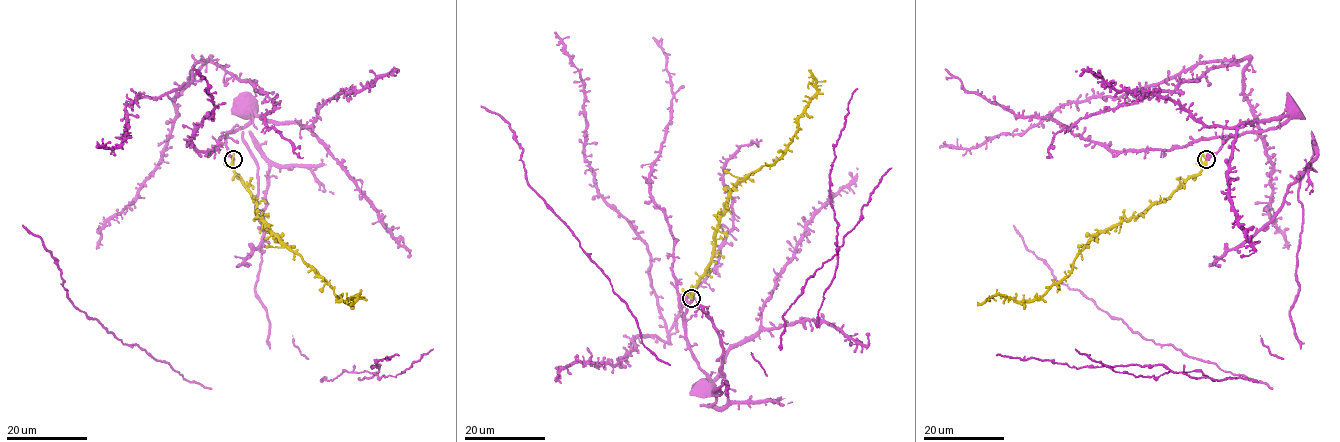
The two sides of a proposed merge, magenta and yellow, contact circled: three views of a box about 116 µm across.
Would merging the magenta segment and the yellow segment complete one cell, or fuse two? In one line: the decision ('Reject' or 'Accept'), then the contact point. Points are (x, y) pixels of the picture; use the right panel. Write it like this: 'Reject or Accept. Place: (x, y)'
Accept. Place: (1206, 159)

